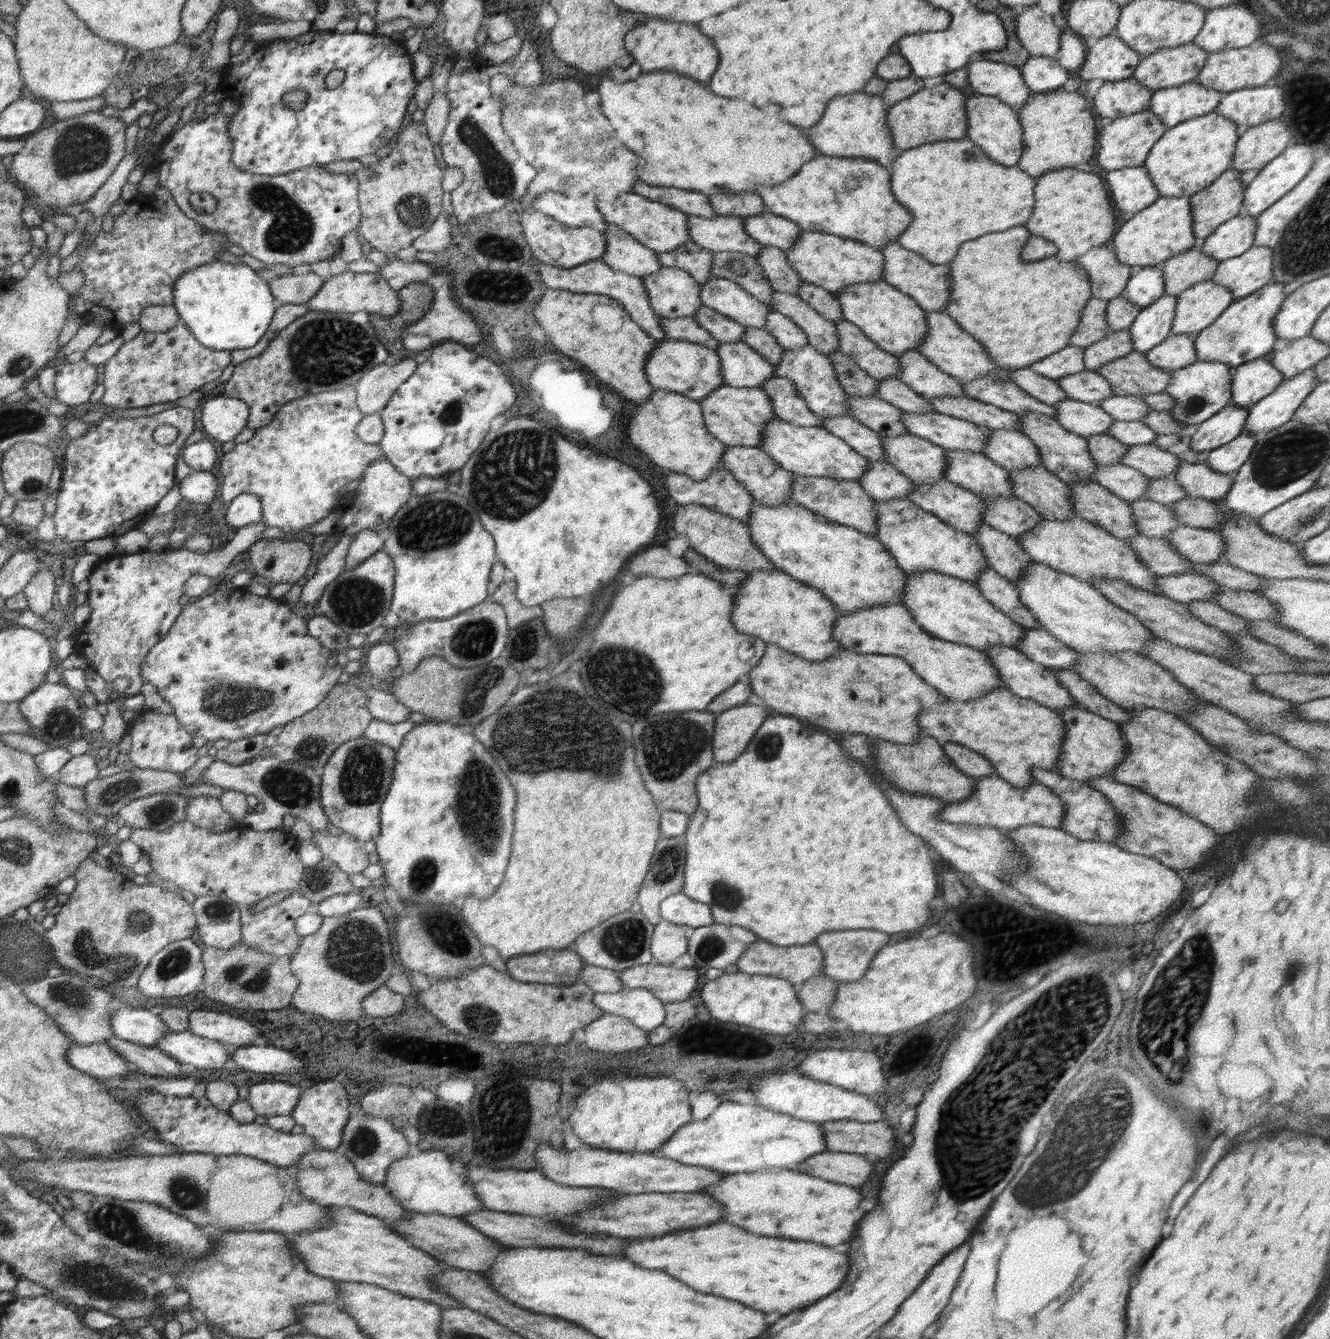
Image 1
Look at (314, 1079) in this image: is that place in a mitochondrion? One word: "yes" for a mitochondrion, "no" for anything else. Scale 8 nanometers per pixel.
no

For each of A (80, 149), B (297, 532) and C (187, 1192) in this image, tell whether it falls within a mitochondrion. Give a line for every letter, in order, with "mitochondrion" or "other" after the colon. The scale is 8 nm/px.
A: mitochondrion
B: other
C: mitochondrion

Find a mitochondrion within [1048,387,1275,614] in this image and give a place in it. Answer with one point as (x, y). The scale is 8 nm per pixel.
(1197, 402)

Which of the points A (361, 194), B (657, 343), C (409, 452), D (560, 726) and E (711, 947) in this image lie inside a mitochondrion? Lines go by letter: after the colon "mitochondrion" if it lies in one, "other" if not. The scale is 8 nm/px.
A: other
B: other
C: other
D: mitochondrion
E: mitochondrion

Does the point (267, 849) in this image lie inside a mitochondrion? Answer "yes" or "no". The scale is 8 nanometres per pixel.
no

